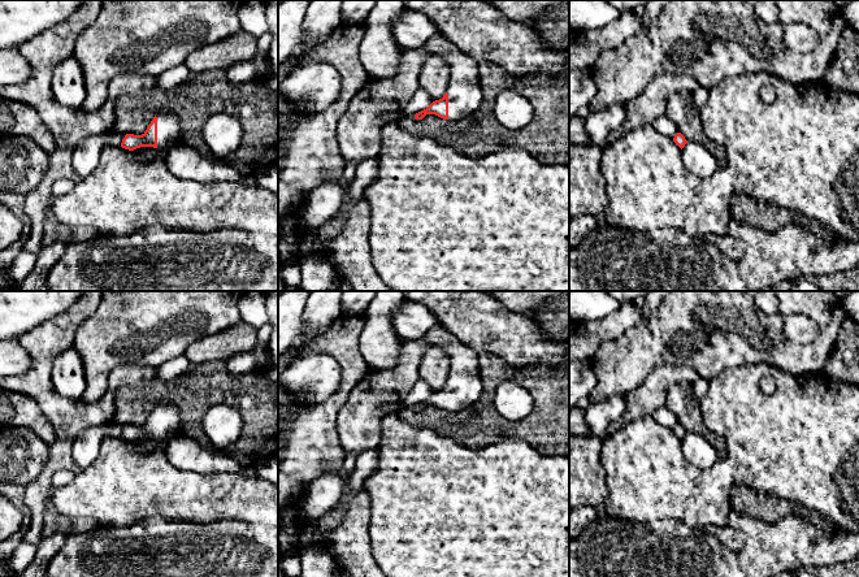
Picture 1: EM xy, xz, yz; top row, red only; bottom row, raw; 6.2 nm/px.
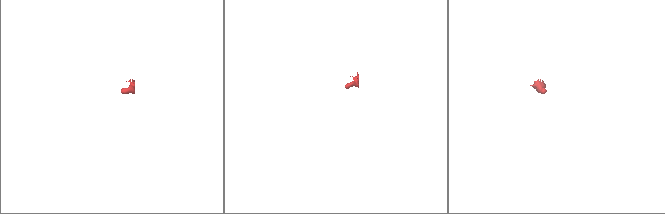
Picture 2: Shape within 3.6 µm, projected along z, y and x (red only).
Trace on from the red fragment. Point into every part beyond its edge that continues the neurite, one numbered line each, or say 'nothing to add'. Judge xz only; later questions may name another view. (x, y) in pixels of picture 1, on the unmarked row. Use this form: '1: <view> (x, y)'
1: xz (359, 425)

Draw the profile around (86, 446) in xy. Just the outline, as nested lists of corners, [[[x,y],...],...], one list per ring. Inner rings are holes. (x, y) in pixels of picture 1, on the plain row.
[[[112,422],[100,428],[88,428],[81,431],[73,443],[73,468],[55,473],[52,478],[53,489],[70,483],[79,470],[86,469],[95,461],[103,438],[120,438],[125,426],[126,425]]]

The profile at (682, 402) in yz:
[[[687,382],[671,385],[668,389],[667,407],[676,415],[687,433],[700,434],[717,451],[719,457],[725,457],[726,447],[724,438],[712,433],[703,421],[700,402]]]

